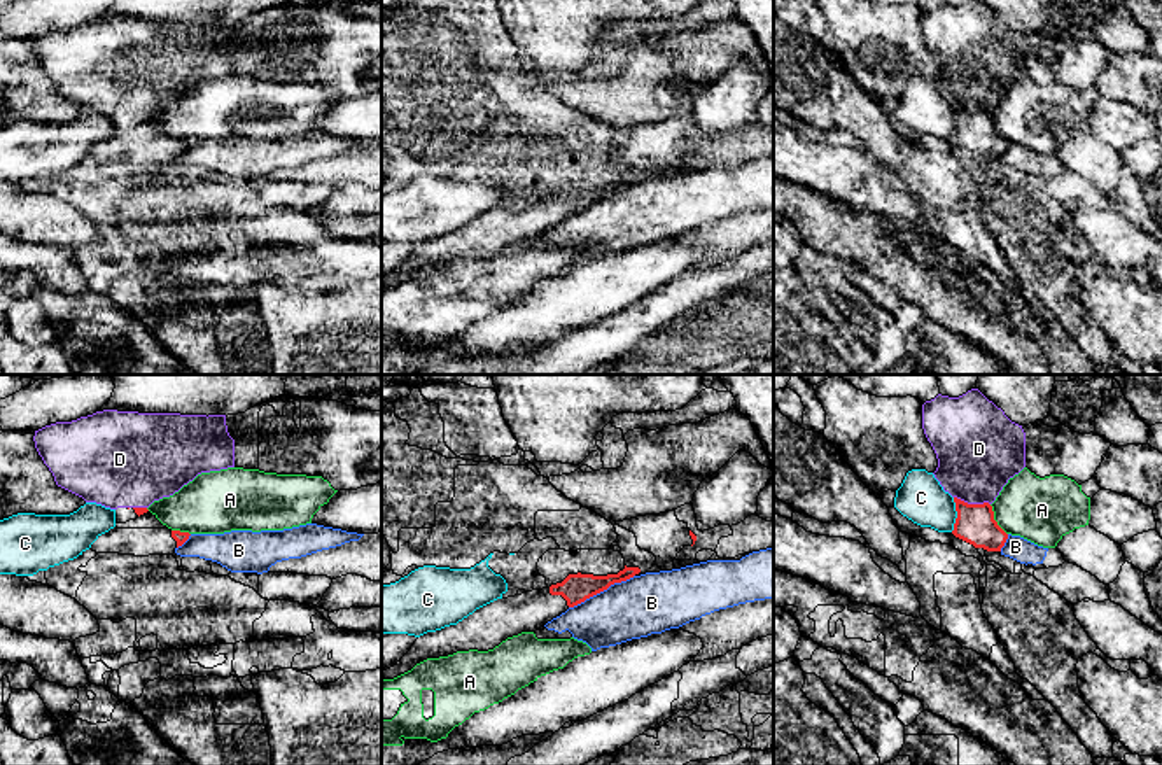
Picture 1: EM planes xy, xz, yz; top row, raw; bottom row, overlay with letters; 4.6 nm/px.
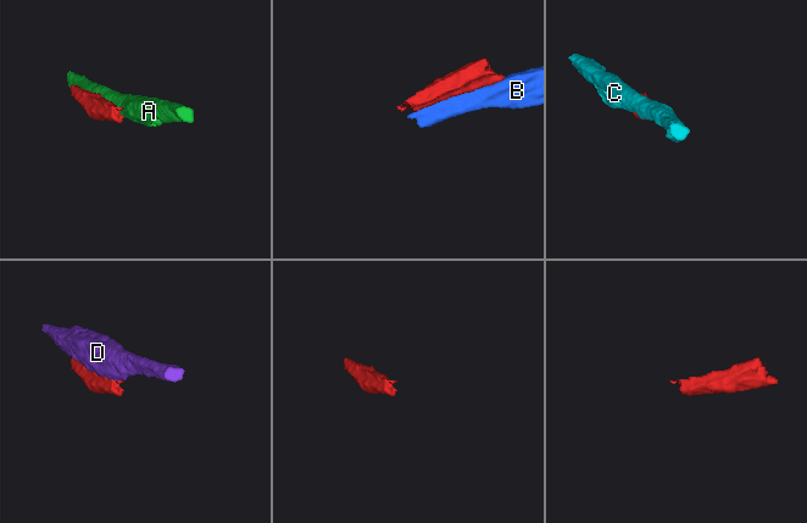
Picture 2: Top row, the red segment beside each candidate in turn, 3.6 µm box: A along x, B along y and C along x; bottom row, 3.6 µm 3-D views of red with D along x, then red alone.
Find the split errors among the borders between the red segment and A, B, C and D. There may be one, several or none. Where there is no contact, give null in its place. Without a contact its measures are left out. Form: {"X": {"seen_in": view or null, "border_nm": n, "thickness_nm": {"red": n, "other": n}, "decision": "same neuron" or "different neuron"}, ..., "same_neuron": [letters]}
{"A": {"seen_in": "yz", "border_nm": 170, "thickness_nm": {"red": 180, "other": 300}, "decision": "different neuron"}, "B": {"seen_in": "xz", "border_nm": 340, "thickness_nm": {"red": 140, "other": 280}, "decision": "different neuron"}, "C": {"seen_in": "yz", "border_nm": 160, "thickness_nm": {"red": 180, "other": 220}, "decision": "different neuron"}, "D": {"seen_in": "yz", "border_nm": 170, "thickness_nm": {"red": 180, "other": 380}, "decision": "different neuron"}, "same_neuron": []}

